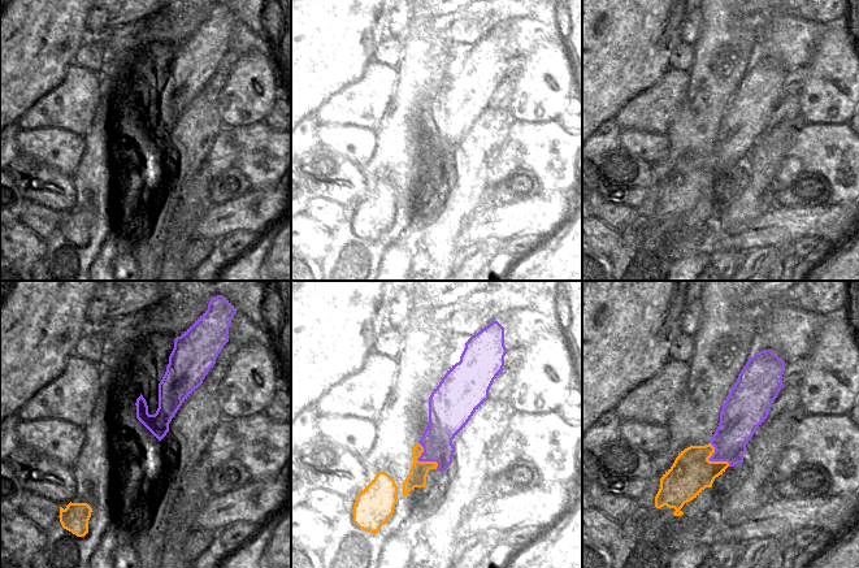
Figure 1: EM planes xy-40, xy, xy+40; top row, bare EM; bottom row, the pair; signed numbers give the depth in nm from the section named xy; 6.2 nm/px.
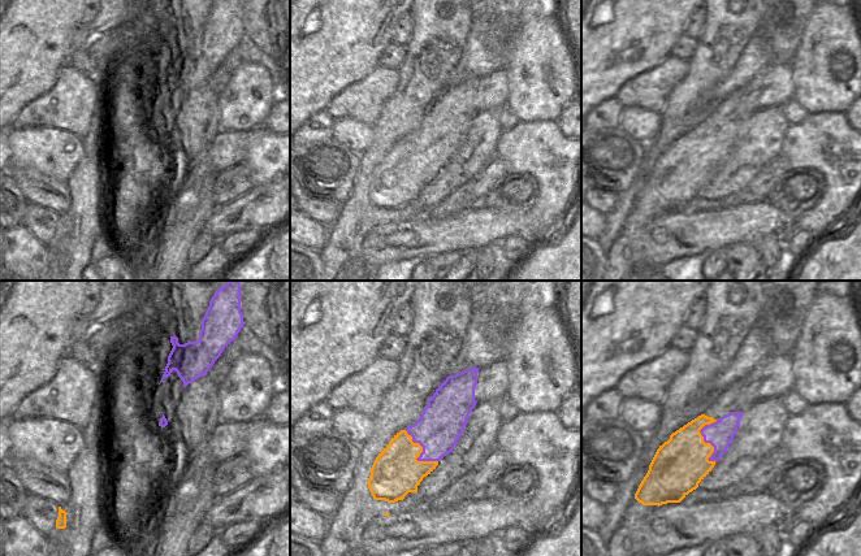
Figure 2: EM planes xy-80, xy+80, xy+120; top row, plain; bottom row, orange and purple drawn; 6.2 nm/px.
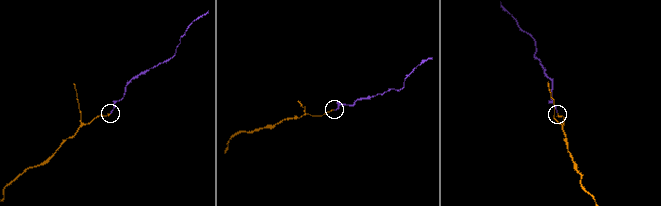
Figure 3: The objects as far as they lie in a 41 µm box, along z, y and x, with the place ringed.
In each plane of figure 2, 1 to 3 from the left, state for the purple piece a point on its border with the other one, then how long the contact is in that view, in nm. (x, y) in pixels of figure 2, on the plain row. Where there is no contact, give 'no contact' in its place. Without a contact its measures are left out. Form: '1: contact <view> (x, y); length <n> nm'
1: no contact
2: contact xy+80 (420, 161); length 300 nm
3: contact xy+120 (702, 148); length 260 nm

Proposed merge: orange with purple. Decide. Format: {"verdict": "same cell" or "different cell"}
{"verdict": "same cell"}

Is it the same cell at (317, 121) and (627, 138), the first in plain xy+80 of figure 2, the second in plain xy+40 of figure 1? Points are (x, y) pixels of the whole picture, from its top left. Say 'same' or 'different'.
different

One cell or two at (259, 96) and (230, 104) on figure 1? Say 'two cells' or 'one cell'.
one cell

